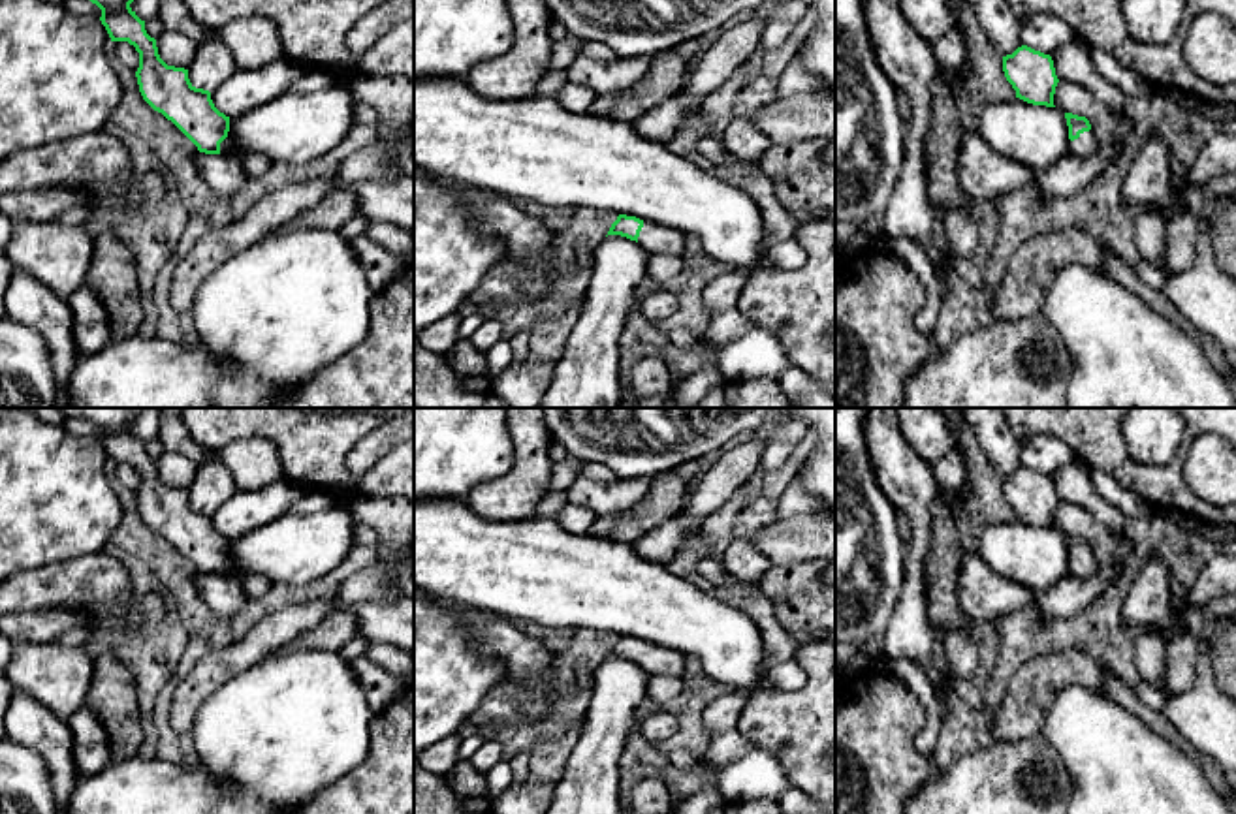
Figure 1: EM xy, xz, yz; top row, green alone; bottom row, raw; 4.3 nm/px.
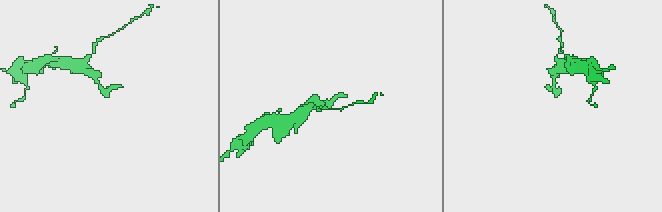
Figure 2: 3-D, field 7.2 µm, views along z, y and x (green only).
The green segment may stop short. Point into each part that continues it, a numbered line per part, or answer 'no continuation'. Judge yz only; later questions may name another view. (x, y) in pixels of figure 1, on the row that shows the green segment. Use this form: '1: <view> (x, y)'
1: yz (1086, 145)

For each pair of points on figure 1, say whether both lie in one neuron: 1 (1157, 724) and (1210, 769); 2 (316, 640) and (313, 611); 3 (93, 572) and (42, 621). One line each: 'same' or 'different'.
1: same
2: different
3: different

